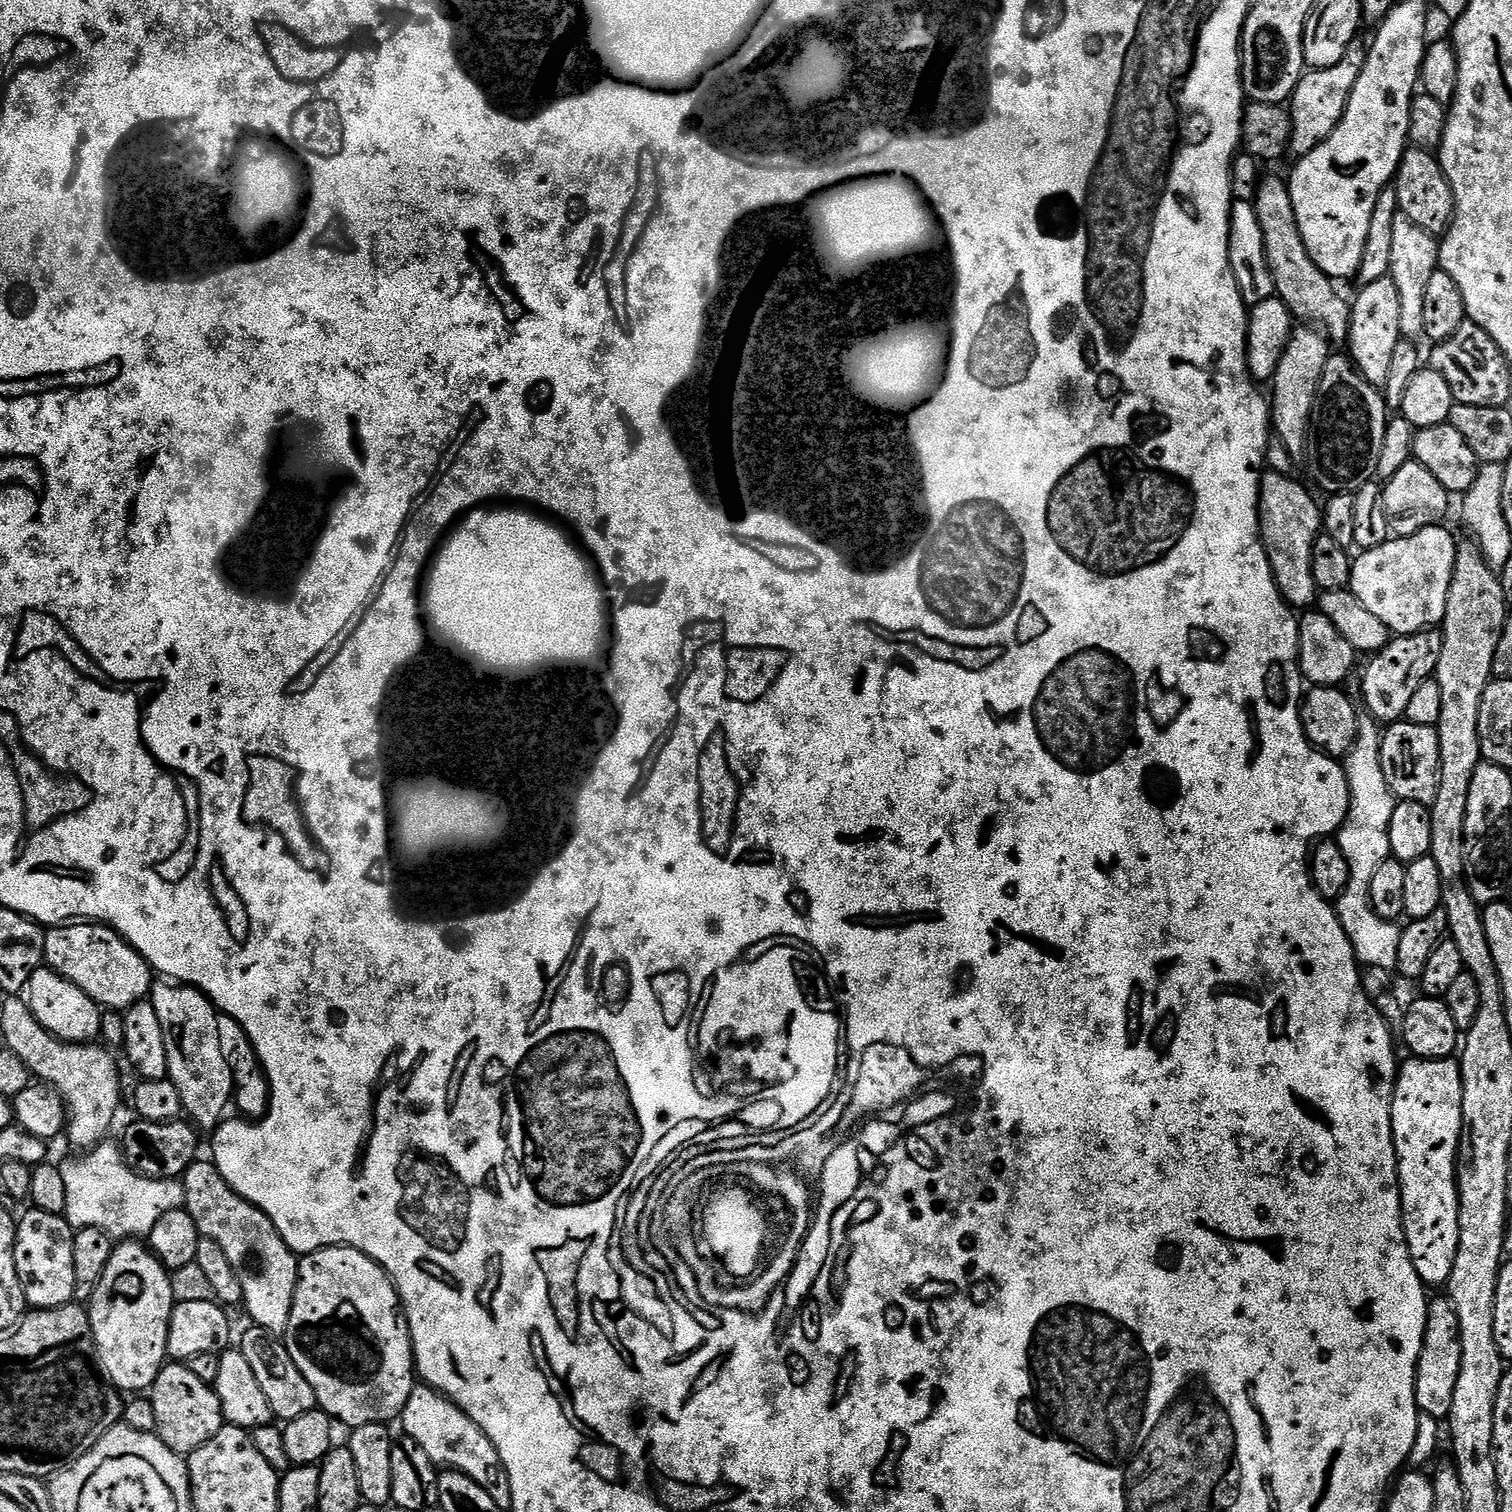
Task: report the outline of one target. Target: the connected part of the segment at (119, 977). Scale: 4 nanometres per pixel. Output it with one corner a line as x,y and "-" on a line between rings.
69,922
49,927
45,931
45,952
43,963
52,968
62,978
68,979
90,996
94,1003
104,1010
125,1010
134,1006
140,1000
149,999
154,973
152,968
109,924
95,922

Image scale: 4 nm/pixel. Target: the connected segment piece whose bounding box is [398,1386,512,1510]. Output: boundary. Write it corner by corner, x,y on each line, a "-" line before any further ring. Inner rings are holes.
427,1386
412,1389
403,1412
398,1417
404,1423
403,1435
414,1438
426,1454
437,1466
444,1470
461,1472
466,1478
474,1478
498,1506
511,1509
510,1478
506,1474
506,1466
502,1466
502,1458
498,1458
498,1450
494,1450
494,1442
486,1438
486,1434
463,1412
452,1400
447,1400
441,1392

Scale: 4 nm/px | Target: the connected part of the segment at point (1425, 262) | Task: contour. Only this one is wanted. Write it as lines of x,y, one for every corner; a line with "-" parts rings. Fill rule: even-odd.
1398,214
1394,218
1394,231
1392,233
1390,275
1394,286
1398,286
1398,324
1403,339
1416,342
1424,336
1426,285
1430,283
1430,277
1438,271
1439,263
1440,245
1437,237
1422,230
1420,226
1414,226
1414,222
1410,222
1410,218

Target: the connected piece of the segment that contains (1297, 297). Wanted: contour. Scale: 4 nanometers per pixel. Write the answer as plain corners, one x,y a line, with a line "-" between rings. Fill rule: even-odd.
1265,175
1260,181
1254,201
1258,226
1262,226
1262,238
1266,246
1266,262
1276,287
1276,295
1291,310
1297,321
1308,326
1322,325
1329,341
1333,345
1343,345
1348,339
1352,325
1351,303
1336,293
1337,285
1310,258
1306,242
1298,230
1294,218
1294,202
1290,202
1290,190
1285,177

